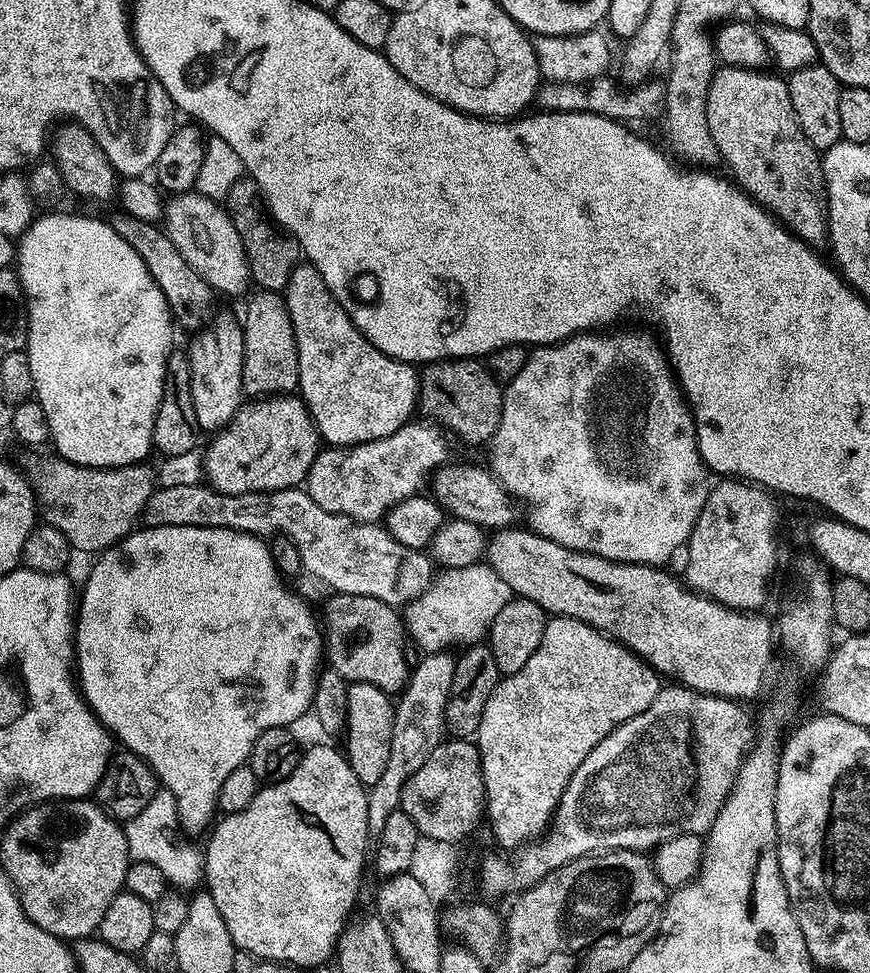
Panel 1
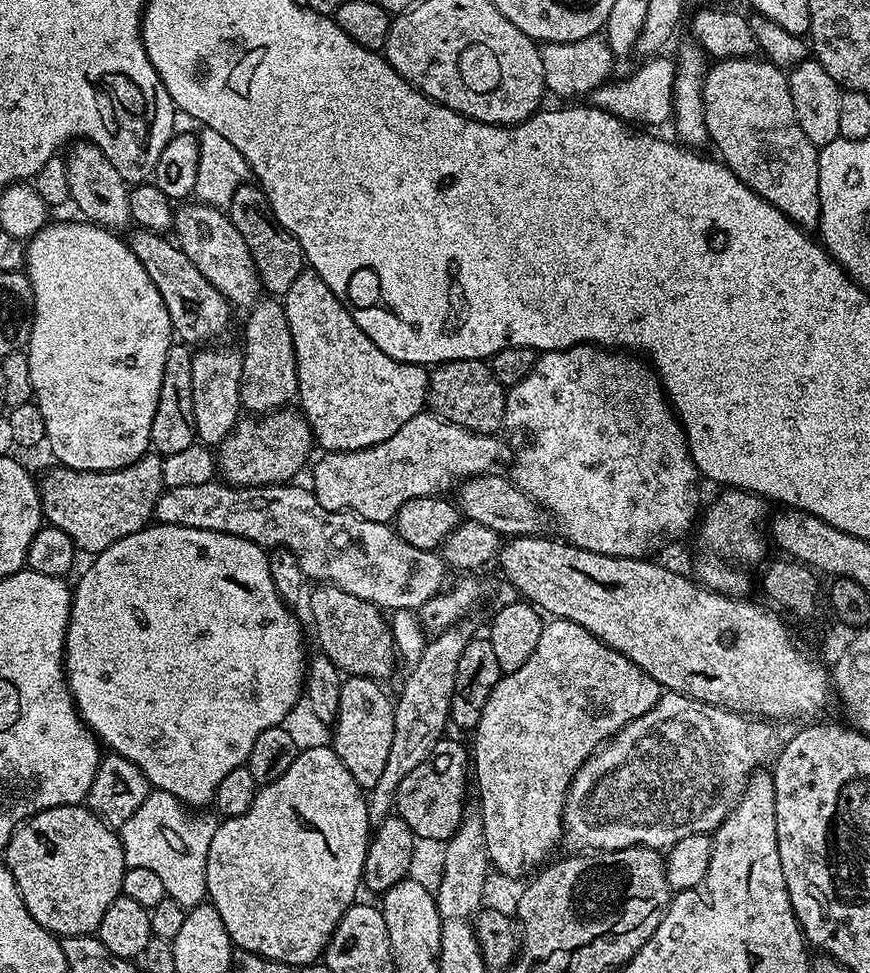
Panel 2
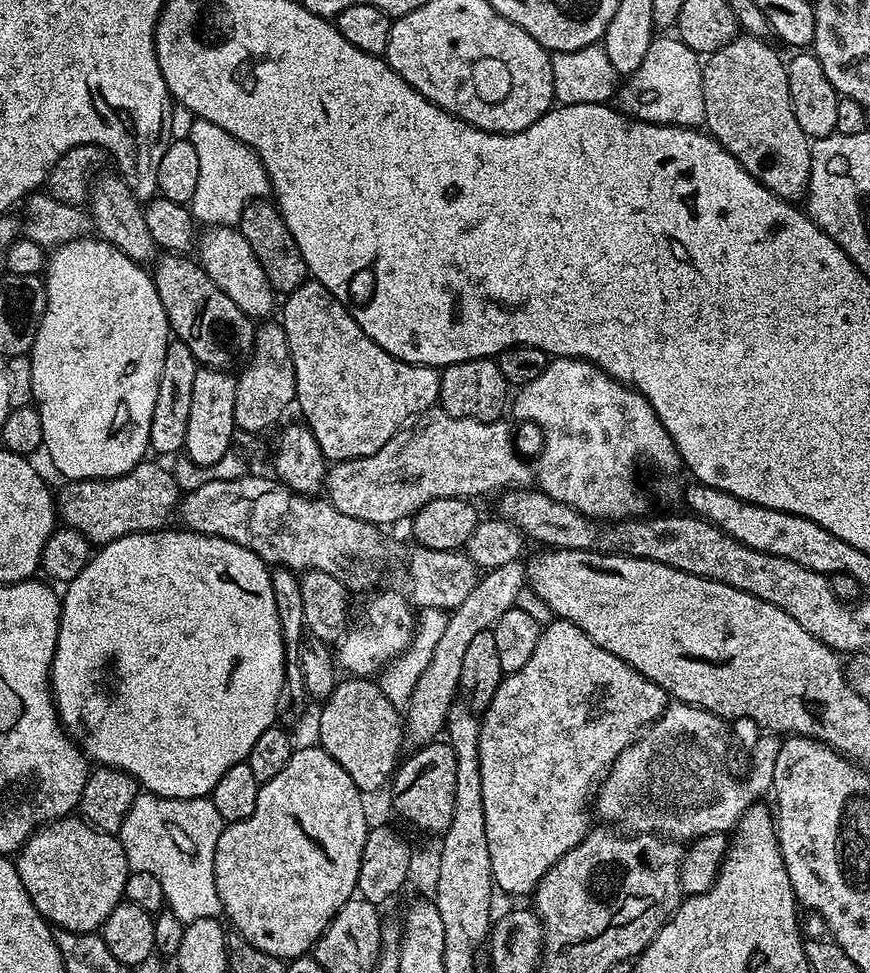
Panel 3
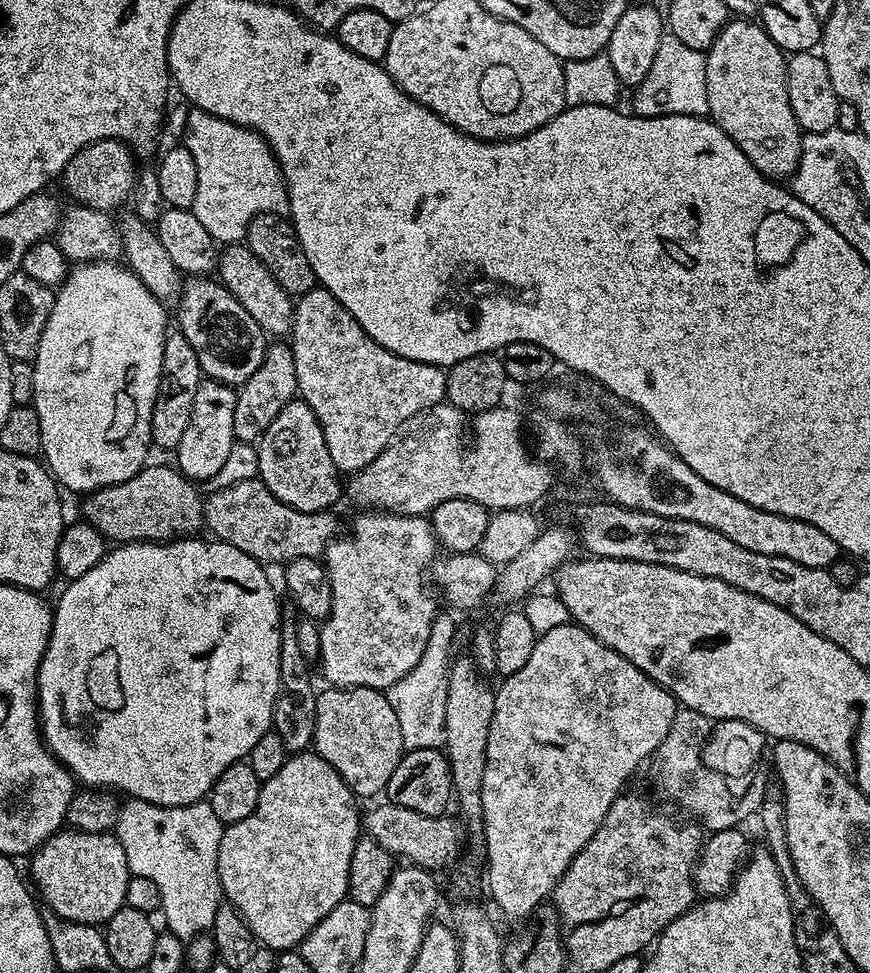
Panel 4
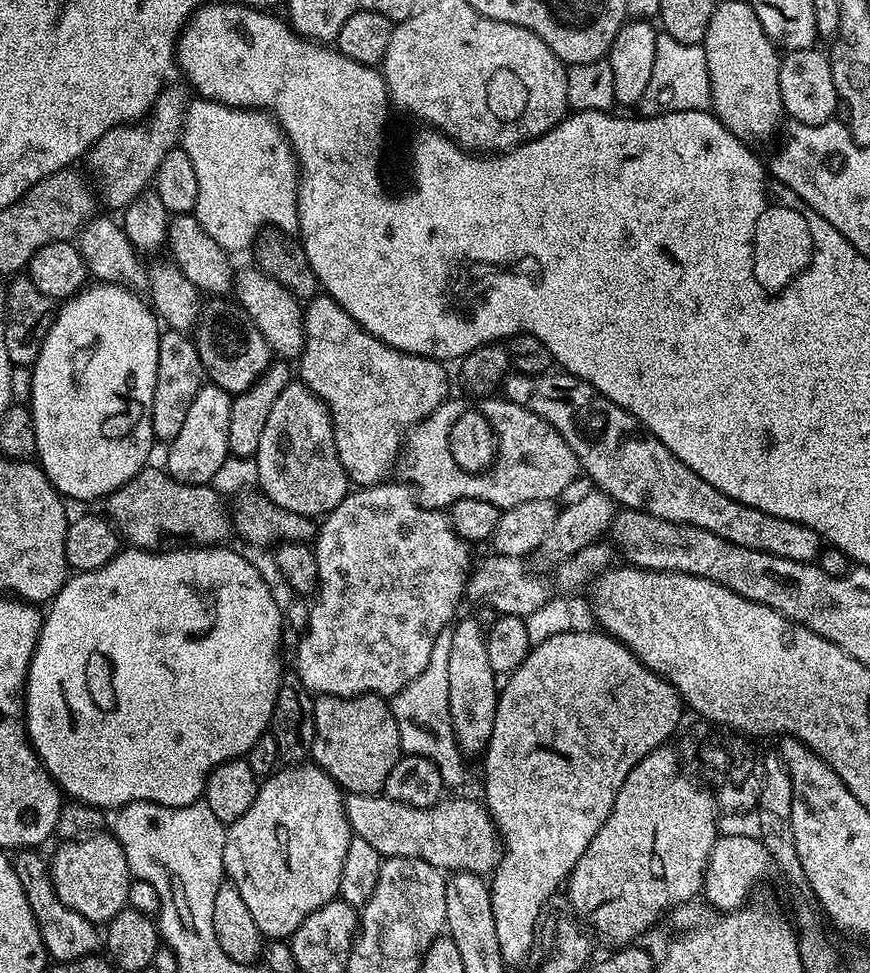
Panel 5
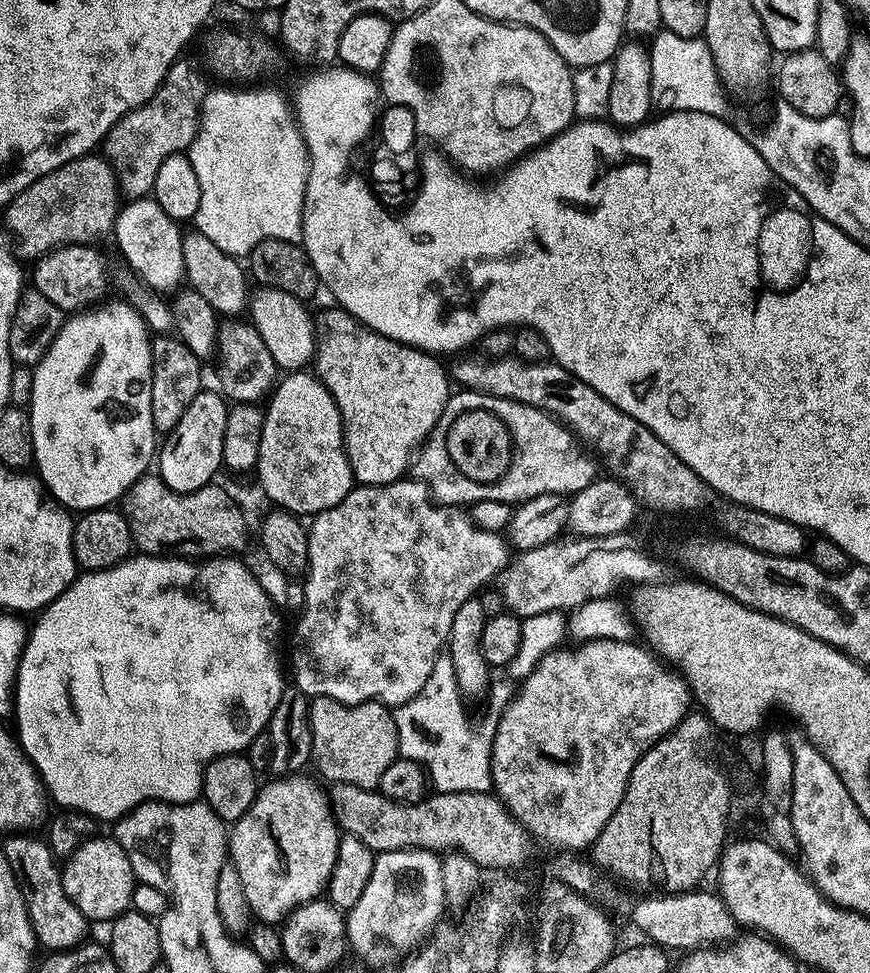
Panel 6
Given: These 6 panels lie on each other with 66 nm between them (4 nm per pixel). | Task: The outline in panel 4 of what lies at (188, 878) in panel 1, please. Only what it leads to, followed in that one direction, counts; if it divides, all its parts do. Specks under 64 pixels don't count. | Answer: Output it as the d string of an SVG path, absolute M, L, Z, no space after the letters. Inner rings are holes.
M131 798L125 799L120 805L114 835L122 850L126 850L128 871L134 876L150 878L150 882L158 885L158 891L162 894L162 917L168 923L165 924L167 931L173 932L185 942L211 929L218 914L218 906L222 903L218 878L218 846L222 842L225 827L218 814L210 810L207 799L173 808Z

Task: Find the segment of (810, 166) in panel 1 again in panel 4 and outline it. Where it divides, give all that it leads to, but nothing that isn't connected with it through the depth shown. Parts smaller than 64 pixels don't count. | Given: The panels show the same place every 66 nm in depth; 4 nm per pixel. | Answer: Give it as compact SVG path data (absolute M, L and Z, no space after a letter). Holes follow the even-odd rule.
M732 18L706 50L707 115L762 175L784 182L800 161L802 133L786 94L786 53L755 19Z

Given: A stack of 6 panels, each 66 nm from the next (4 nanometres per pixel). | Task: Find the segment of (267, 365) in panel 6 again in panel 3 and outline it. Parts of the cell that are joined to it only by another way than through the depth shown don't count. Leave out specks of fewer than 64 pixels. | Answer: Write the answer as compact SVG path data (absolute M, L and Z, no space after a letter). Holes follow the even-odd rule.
M164 254L155 261L152 281L156 284L158 298L166 310L168 327L175 339L190 346L197 365L206 368L219 368L221 372L232 372L248 363L252 357L252 347L257 325L210 278L195 259L184 254Z

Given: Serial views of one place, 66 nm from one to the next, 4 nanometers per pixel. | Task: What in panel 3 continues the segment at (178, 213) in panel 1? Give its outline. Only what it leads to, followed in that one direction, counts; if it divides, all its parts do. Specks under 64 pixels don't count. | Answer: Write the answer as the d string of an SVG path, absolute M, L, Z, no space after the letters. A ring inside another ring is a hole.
M212 226L205 232L208 233L205 236L203 233L198 240L198 263L210 278L210 282L214 282L214 286L218 286L218 290L222 290L222 294L226 294L226 298L230 298L230 302L234 302L234 306L238 306L238 310L242 310L248 316L271 317L268 315L271 314L272 307L275 304L277 307L278 304L277 293L272 291L258 258L254 258L254 250L250 250L250 242L246 242L239 227Z

